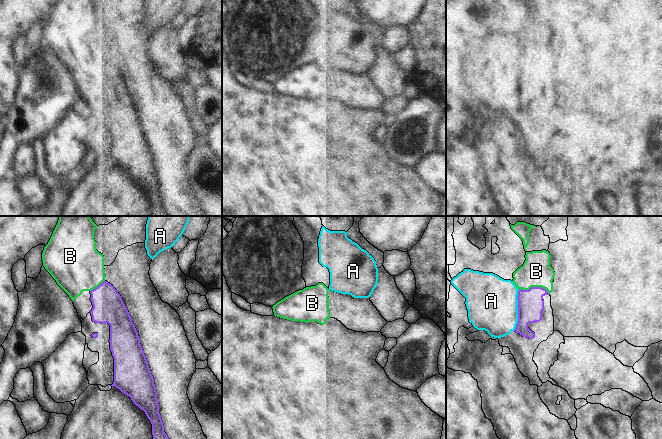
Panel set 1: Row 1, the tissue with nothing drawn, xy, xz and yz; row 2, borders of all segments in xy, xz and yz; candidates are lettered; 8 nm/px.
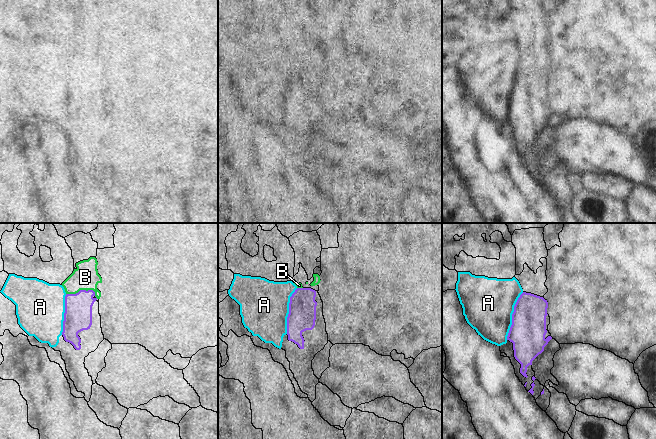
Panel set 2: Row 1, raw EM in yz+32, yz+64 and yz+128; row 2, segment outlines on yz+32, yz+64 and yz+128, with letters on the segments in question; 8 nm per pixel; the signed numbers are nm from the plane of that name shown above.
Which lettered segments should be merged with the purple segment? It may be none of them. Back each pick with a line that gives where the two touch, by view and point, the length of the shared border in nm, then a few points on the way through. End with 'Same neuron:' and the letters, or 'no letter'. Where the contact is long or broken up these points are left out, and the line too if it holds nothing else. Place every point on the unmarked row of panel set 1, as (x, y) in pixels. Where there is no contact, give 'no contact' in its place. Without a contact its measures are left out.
B: contact yz (534, 63); length 260 nm; way yz (530, 82), (530, 69), (534, 63), (536, 47)
Same neuron: B

